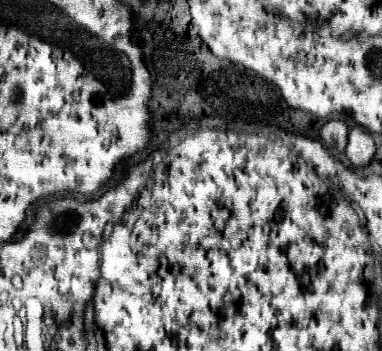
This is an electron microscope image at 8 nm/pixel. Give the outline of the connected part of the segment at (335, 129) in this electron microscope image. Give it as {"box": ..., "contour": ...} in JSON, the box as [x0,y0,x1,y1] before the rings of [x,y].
{"box":[320,119,348,155],"contour":[[[334,119],[334,121],[328,121],[322,129],[320,129],[320,137],[326,145],[326,149],[334,155],[342,155],[344,153],[344,147],[346,147],[346,141],[348,141],[348,127],[346,123]]]}

